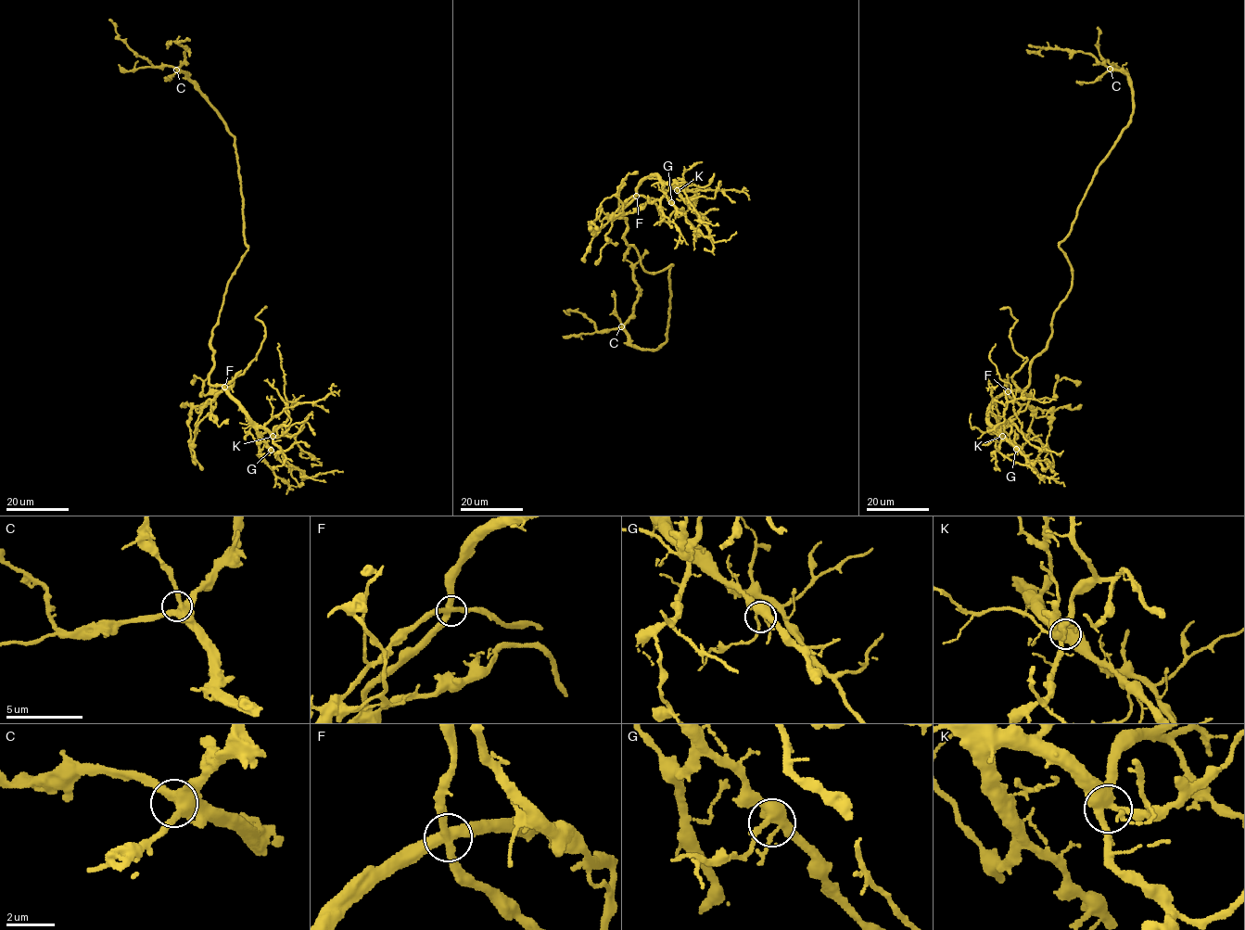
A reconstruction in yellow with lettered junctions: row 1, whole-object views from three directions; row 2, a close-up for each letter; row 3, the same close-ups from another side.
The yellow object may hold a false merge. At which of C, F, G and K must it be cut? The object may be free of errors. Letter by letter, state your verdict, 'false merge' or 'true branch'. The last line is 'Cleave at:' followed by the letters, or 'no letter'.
C: true branch
F: false merge
G: true branch
K: true branch
Cleave at: F

